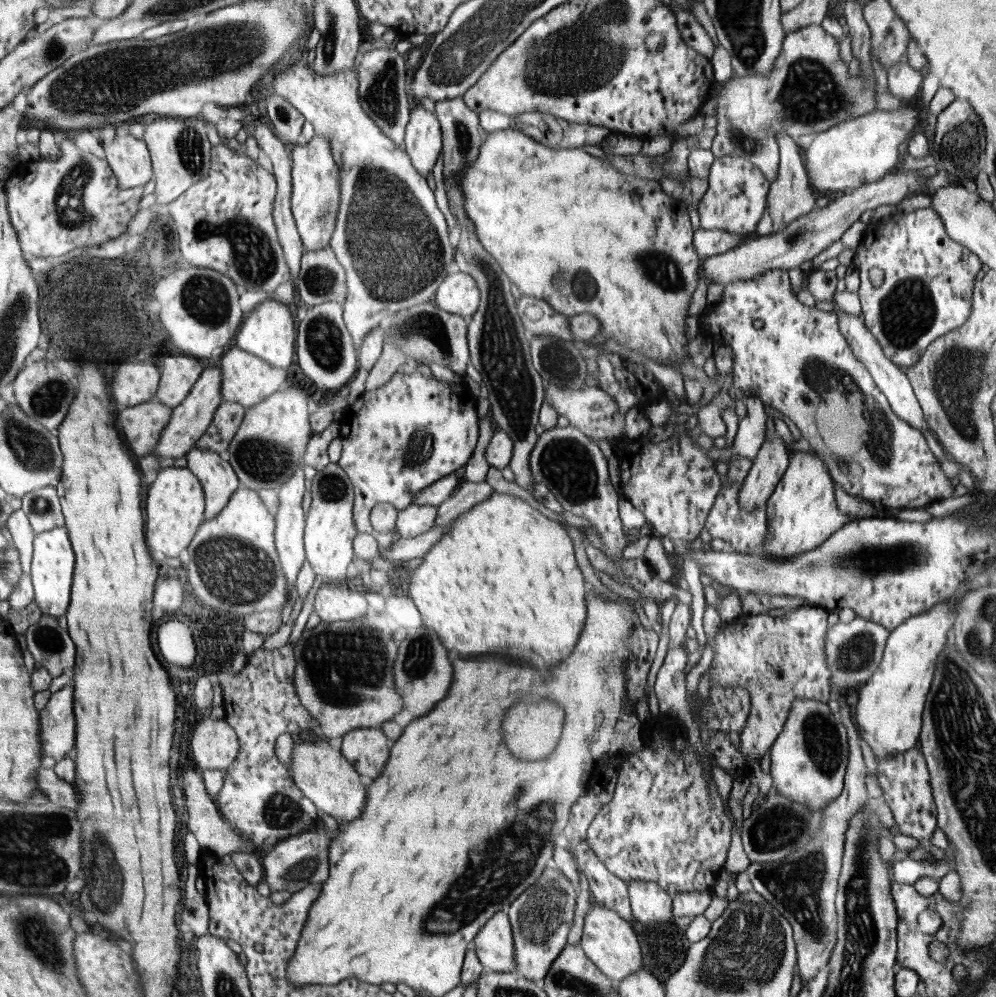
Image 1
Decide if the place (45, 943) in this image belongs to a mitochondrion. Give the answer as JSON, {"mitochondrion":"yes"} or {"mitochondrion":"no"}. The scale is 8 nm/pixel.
{"mitochondrion":"yes"}

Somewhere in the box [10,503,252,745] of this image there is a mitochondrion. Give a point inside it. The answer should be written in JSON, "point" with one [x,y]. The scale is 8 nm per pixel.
{"point":[49,639]}

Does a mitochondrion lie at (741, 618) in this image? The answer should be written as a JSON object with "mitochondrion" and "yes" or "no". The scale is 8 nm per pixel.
{"mitochondrion":"no"}

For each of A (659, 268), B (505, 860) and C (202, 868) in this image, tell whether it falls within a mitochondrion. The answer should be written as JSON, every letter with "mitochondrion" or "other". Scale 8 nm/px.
{"A":"mitochondrion","B":"mitochondrion","C":"other"}

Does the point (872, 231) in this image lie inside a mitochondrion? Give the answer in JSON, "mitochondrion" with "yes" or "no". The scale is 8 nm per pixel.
{"mitochondrion":"no"}

